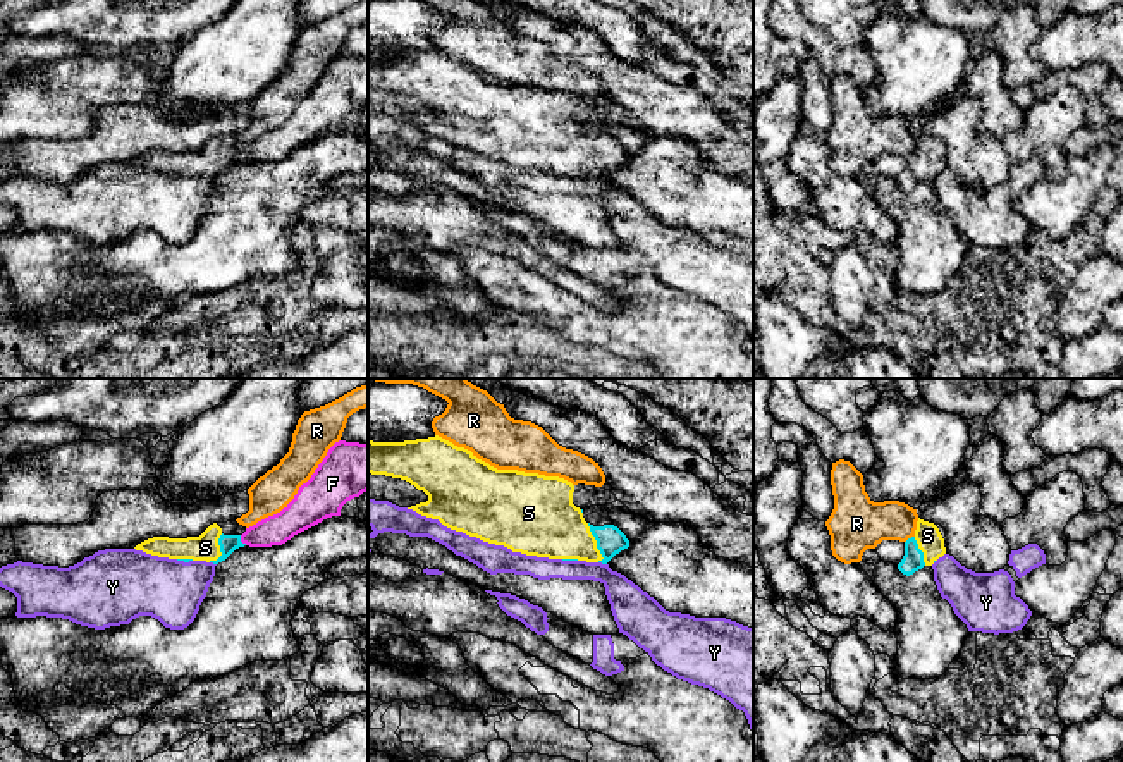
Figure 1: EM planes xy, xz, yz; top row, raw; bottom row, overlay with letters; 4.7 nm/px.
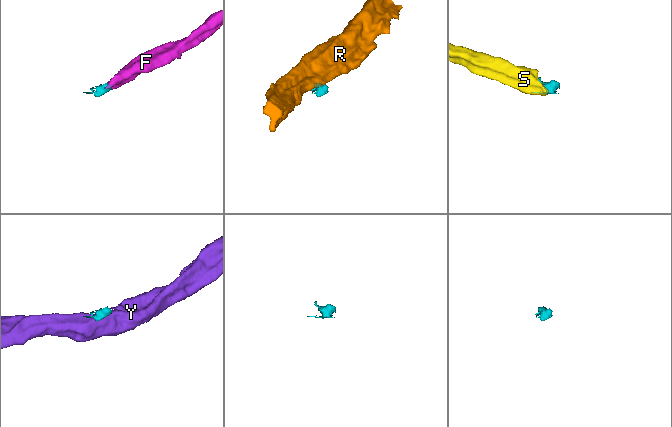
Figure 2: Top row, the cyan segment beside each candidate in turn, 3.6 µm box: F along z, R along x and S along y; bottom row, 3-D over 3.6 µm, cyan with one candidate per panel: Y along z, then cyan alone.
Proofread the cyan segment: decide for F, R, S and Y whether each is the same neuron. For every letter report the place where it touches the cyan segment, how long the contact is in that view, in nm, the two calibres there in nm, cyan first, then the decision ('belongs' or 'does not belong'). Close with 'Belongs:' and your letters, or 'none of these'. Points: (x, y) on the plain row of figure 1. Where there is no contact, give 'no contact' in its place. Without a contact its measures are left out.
F: xy (239, 155) | 60 nm | 80/140 nm | belongs
R: yz (908, 153) | 60 nm | 100/260 nm | does not belong
S: xz (597, 157) | 200 nm | 140/300 nm | belongs
Y: xz (602, 178) | 40 nm | 140/190 nm | does not belong
Belongs: F, S

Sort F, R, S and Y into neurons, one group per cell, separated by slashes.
F S / R / Y

